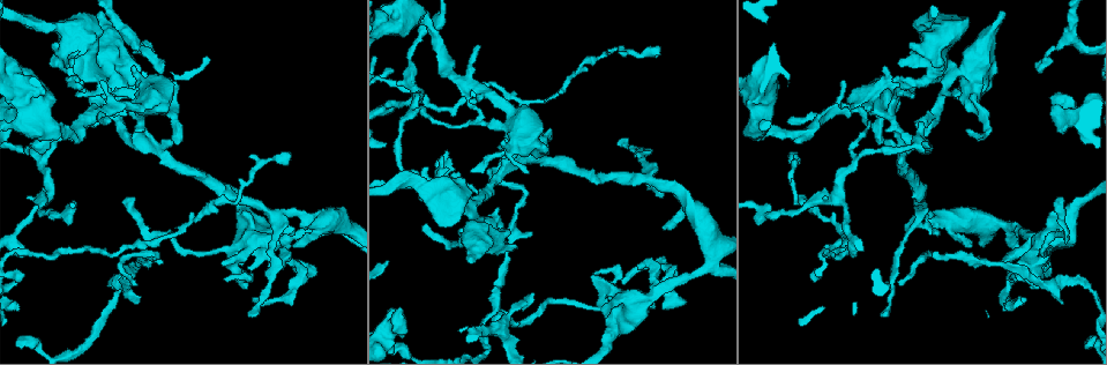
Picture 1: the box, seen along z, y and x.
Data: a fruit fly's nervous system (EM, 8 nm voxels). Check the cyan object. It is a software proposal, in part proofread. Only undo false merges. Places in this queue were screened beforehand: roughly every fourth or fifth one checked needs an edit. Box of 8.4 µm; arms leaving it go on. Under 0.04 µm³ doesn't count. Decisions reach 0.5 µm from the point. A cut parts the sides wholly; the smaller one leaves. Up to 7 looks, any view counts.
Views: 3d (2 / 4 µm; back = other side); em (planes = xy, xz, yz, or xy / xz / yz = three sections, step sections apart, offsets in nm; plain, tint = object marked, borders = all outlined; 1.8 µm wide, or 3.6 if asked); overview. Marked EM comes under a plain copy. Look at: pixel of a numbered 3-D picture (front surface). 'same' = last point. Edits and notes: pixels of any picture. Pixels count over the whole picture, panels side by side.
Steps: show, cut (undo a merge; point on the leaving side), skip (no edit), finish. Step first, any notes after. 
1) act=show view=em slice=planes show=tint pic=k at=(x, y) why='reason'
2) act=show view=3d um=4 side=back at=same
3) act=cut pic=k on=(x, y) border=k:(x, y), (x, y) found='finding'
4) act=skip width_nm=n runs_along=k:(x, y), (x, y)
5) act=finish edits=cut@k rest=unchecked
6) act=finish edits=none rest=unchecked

act=show view=em slice=planes show=tint pic=1 at=(922, 211) why='thick turns thin'

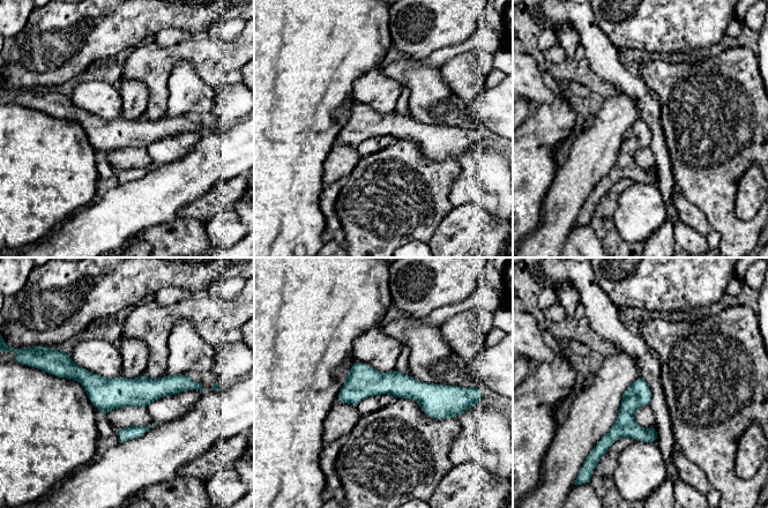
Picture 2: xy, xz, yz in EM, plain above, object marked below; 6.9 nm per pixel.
act=skip found='continuous, no second neuron'

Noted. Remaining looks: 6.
act=show view=3d um=4 pic=1 at=(973, 75) why='sharp bend'

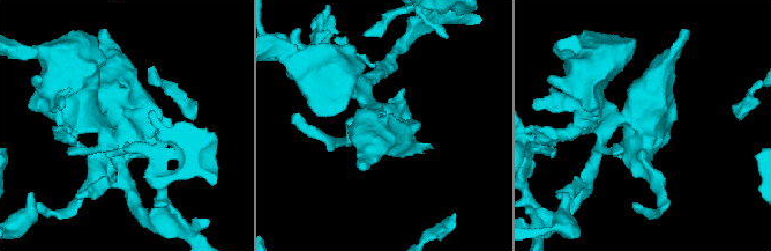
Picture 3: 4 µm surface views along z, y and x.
act=show view=em slice=xz step=8 show=tint pic=3 at=(117, 120)

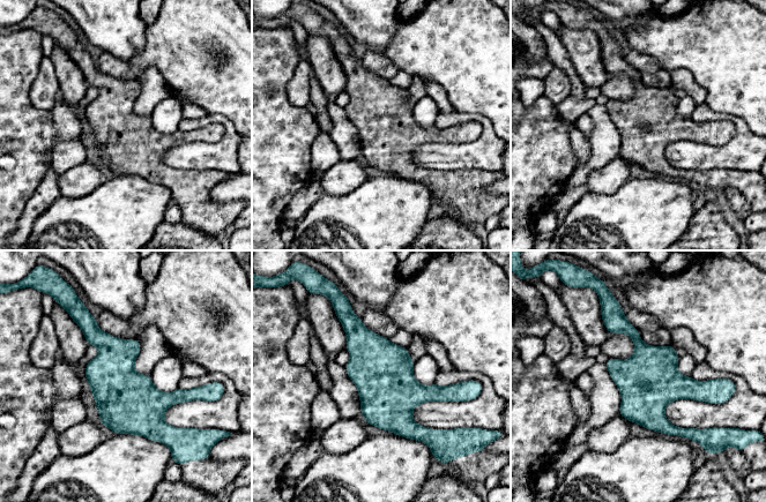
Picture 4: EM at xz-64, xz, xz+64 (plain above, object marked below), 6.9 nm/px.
act=show view=em slice=planes show=tint at=same why='cut it another way'

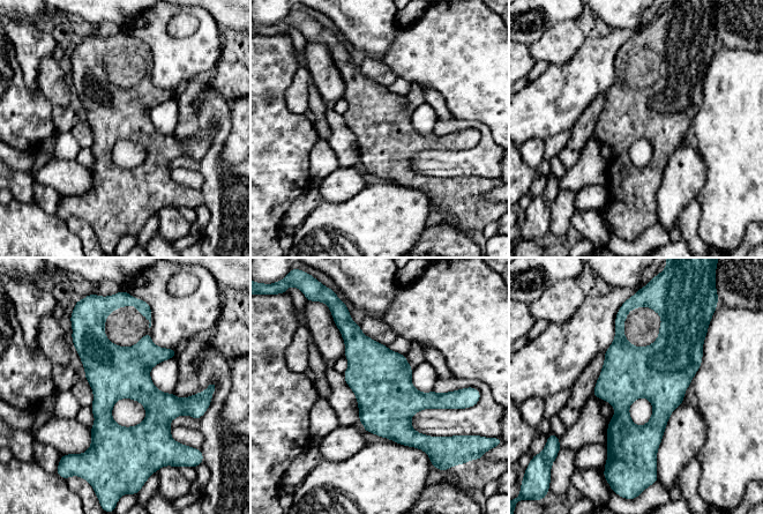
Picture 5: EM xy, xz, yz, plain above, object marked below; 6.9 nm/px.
act=skip width_nm=380 runs_along=5:(101, 321), (104, 427), (116, 456) found='one neuron here'

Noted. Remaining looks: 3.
act=show view=em um=3.6 slice=xz step=16 show=tint pic=1 at=(512, 129) why='sharp bend'

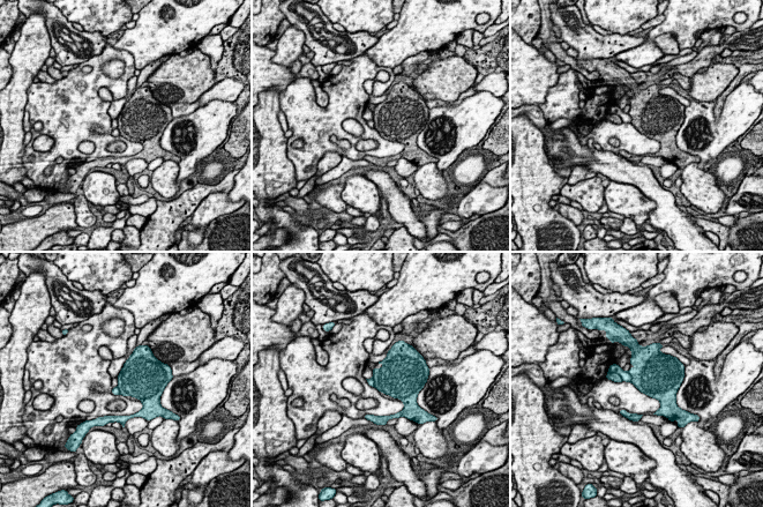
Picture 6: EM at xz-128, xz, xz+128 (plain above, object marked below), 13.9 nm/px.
act=show view=em um=3.6 slice=planes show=tint at=same why='another direction'

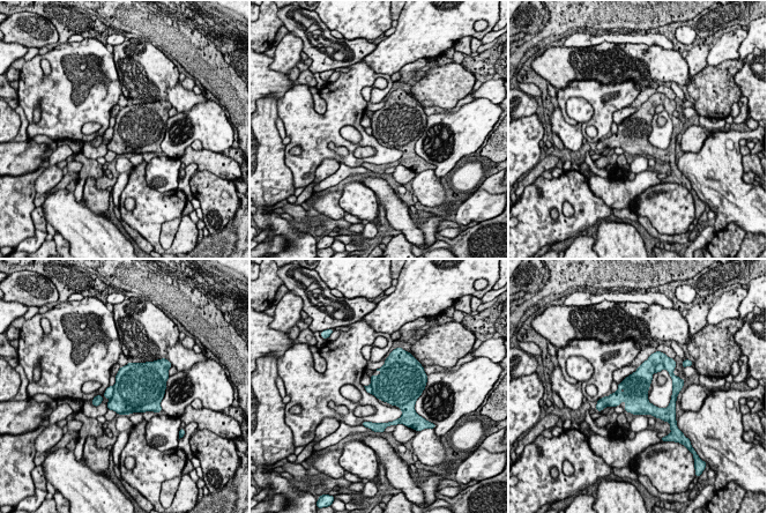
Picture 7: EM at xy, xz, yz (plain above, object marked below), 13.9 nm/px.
act=cut pic=7 on=(658, 367) border=7:(664, 365), (658, 363), (653, 370) found='a second neuron is stuck on'

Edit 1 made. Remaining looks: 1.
act=finish edits=cut@7 rest=unchecked

